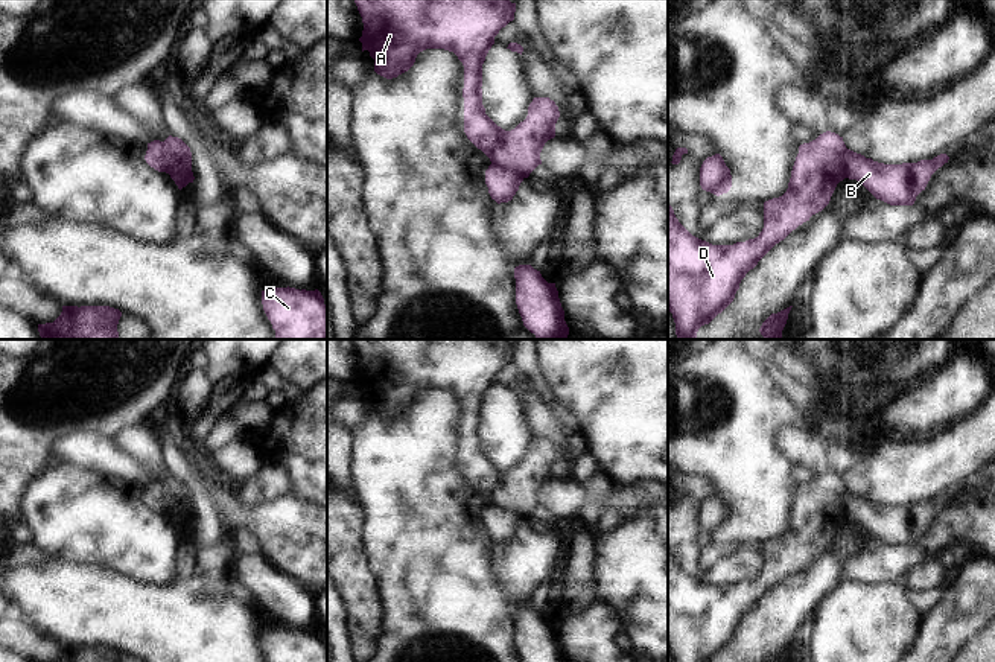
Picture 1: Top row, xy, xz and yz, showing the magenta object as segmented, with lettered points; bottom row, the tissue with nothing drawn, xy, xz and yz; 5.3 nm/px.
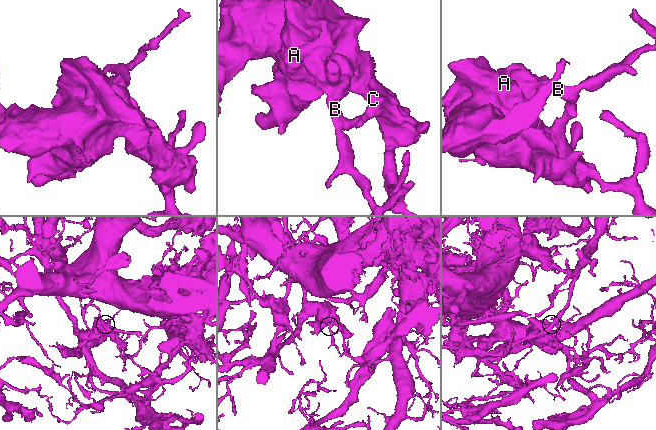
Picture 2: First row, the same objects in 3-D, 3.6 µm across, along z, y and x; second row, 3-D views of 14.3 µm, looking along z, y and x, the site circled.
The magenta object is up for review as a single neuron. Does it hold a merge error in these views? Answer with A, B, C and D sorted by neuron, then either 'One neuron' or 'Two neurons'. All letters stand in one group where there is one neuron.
Groups: A C D / B. Two neurons

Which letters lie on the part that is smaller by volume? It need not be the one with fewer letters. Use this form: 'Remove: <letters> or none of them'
Remove: A, C, D

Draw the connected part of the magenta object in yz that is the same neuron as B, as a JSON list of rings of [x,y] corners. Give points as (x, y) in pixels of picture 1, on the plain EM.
[[[847,489],[840,498],[846,519],[860,522],[876,540],[890,546],[913,546],[931,516],[948,501],[946,495],[940,495],[917,504],[884,505]]]

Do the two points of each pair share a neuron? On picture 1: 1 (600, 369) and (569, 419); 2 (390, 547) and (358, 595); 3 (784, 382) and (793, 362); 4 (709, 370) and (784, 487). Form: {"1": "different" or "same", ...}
{"1": "different", "2": "different", "3": "different", "4": "same"}

